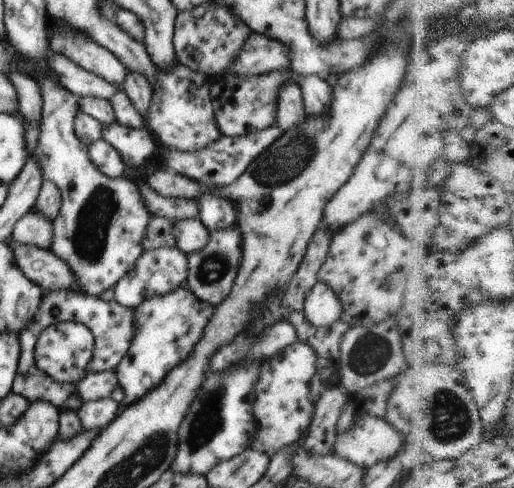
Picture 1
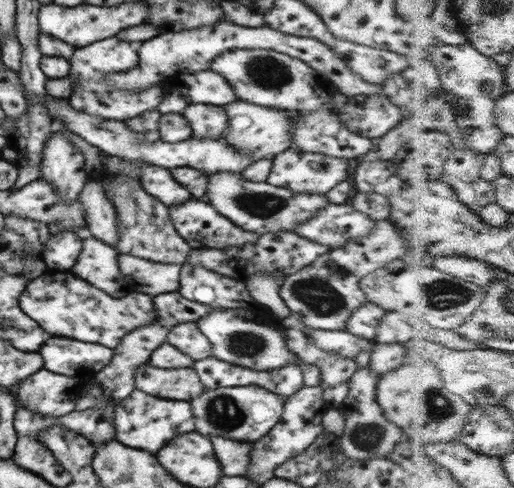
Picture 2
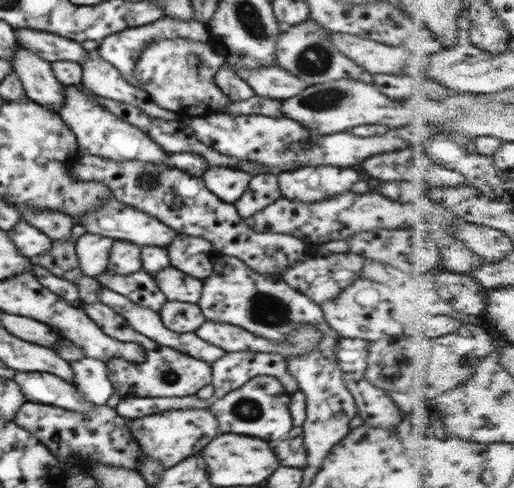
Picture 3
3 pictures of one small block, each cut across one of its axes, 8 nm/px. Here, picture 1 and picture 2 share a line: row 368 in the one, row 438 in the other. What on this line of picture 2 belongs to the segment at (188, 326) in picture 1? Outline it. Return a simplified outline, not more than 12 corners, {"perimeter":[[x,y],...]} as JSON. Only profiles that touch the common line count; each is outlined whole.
{"perimeter":[[134,389],[114,402],[115,438],[154,453],[194,430],[188,402]]}

